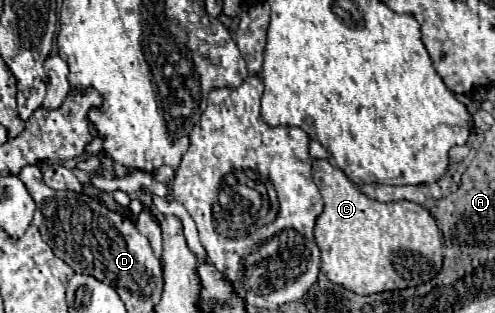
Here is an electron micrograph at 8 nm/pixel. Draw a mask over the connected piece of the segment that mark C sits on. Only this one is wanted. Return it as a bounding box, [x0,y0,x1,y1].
[312,160,442,294]

